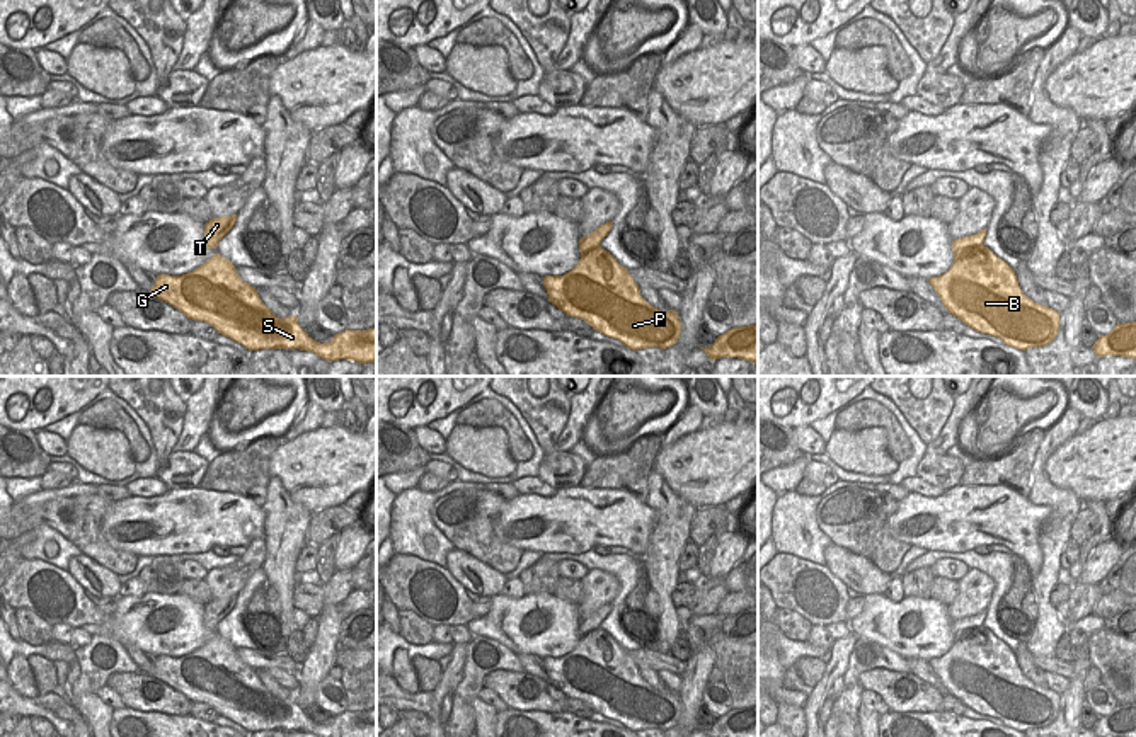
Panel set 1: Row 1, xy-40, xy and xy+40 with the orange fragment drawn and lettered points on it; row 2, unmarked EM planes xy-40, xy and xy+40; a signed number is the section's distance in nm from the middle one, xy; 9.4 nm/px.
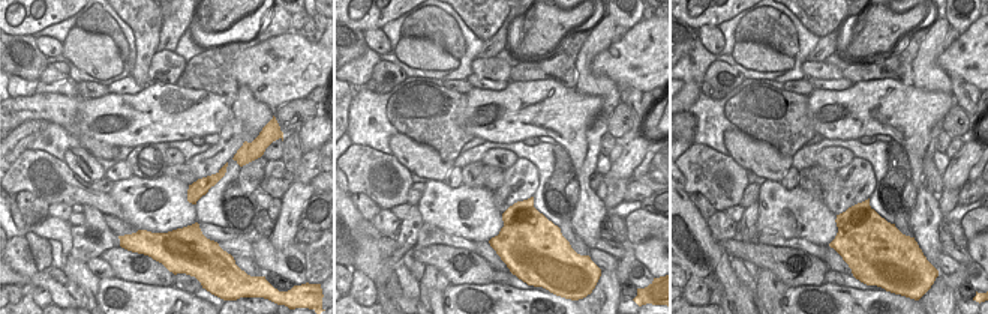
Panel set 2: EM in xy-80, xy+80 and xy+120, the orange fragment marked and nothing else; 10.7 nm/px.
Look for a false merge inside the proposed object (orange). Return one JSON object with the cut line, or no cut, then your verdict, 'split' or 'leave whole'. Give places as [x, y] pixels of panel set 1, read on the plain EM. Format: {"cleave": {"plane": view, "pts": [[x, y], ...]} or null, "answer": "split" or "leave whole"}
{"cleave": {"plane": "xy+40", "pts": [[985, 628], [954, 642]]}, "answer": "split"}

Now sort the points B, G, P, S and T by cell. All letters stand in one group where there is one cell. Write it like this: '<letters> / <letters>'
B G P S / T

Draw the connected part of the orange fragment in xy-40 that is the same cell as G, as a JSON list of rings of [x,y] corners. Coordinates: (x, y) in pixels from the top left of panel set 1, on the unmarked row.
[[[225,638],[220,643],[206,642],[182,657],[157,655],[148,676],[172,686],[189,701],[208,703],[218,715],[249,732],[300,730],[317,737],[376,737],[376,710],[346,710],[330,723],[315,723],[300,708],[296,696],[276,698]]]

